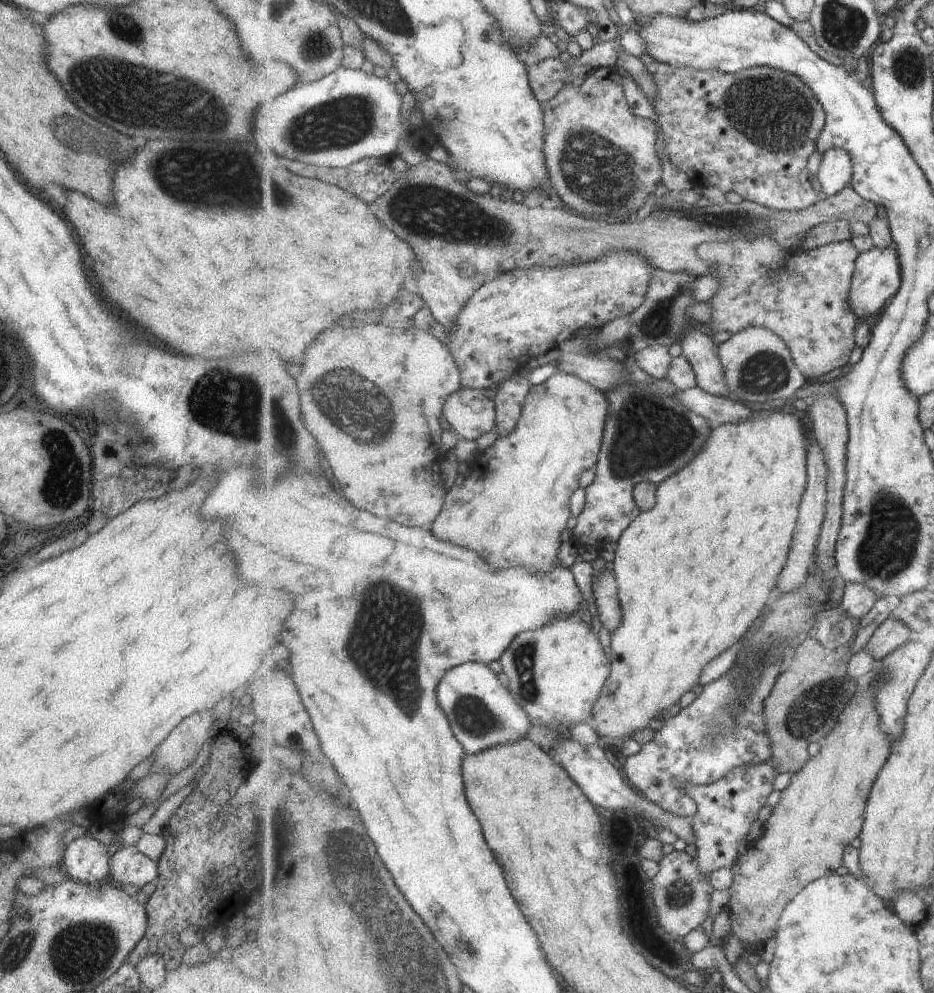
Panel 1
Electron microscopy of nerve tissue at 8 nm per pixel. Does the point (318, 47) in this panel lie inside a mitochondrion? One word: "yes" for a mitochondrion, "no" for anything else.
yes

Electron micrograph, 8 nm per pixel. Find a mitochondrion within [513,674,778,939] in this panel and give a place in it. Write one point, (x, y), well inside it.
(681, 893)

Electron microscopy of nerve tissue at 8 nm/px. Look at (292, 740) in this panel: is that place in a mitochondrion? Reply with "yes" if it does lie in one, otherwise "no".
yes

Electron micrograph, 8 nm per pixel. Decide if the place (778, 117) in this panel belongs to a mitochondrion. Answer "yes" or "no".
yes

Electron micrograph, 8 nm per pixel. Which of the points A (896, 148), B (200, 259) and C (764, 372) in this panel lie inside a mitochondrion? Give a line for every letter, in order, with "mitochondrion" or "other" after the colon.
A: other
B: other
C: mitochondrion

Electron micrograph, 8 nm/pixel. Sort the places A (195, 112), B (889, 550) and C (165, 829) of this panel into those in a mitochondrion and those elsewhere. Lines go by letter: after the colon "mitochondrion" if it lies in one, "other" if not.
A: mitochondrion
B: mitochondrion
C: other

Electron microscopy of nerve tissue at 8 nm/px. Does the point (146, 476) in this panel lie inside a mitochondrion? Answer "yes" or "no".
no

